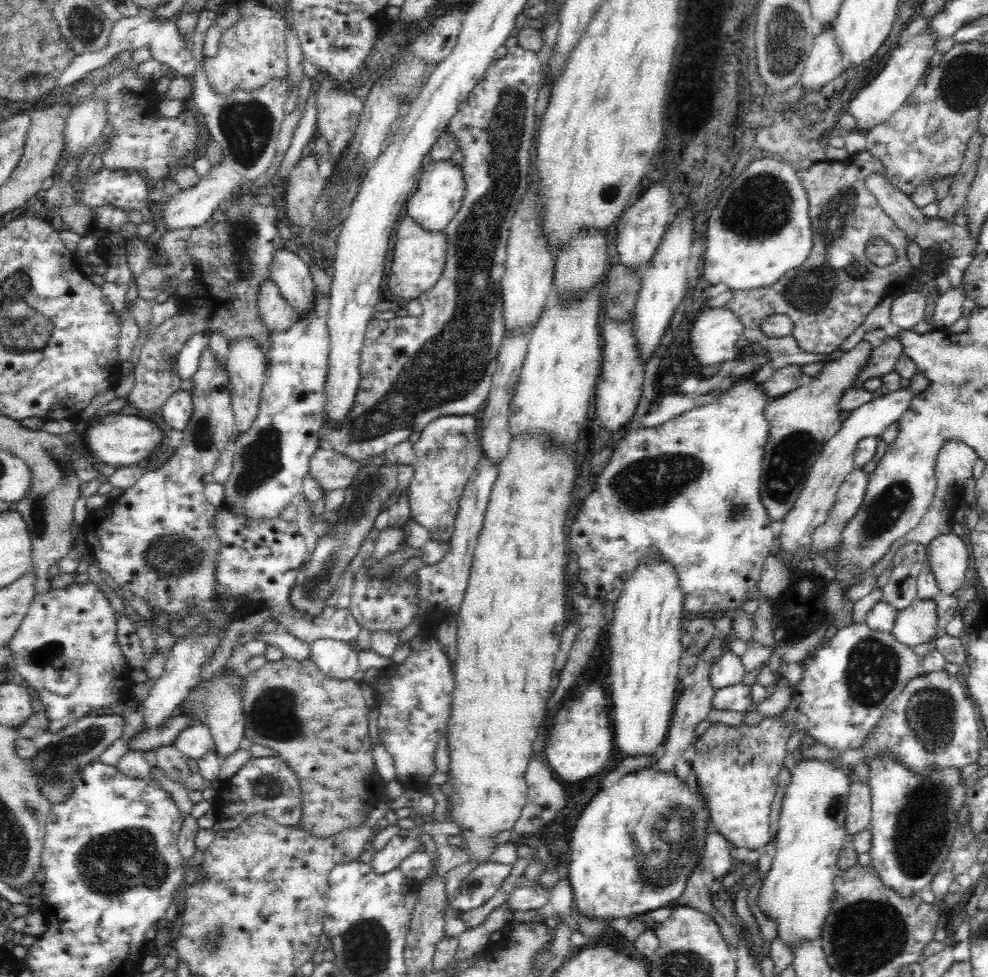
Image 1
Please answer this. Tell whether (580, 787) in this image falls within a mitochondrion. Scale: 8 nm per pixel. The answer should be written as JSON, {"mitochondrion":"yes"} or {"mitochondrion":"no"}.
{"mitochondrion":"no"}

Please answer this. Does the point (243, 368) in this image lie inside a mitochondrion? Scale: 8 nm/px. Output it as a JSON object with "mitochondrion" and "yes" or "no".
{"mitochondrion":"no"}

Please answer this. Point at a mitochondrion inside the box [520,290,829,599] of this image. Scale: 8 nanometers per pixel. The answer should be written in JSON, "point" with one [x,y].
{"point":[649,484]}

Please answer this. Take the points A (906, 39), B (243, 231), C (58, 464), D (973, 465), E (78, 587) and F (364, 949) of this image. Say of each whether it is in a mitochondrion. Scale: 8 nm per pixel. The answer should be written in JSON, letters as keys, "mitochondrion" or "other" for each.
{"A":"other","B":"mitochondrion","C":"mitochondrion","D":"other","E":"other","F":"mitochondrion"}

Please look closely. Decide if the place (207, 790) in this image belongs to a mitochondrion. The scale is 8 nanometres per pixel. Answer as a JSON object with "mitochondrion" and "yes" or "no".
{"mitochondrion":"no"}

